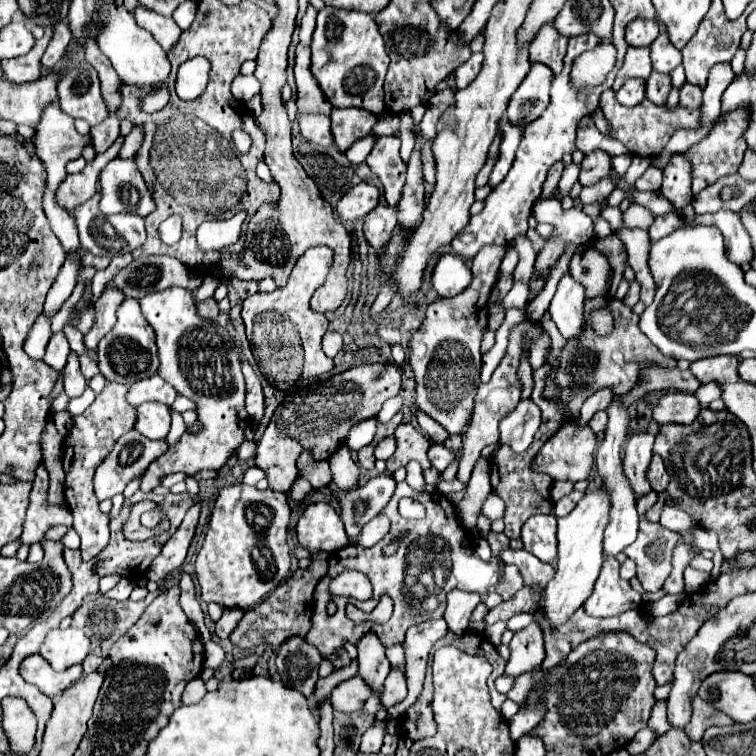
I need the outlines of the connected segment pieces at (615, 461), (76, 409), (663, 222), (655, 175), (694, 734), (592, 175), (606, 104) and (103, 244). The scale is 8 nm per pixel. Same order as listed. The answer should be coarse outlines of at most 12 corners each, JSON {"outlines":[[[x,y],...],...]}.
{"outlines":[[[608,407],[606,437],[596,455],[600,487],[610,493],[604,555],[636,539],[638,511],[620,447],[628,411]],[[86,387],[80,397],[70,399],[68,413],[84,413],[94,399],[90,387]],[[676,213],[656,217],[650,241],[662,239],[682,227]],[[650,165],[634,183],[640,191],[660,190],[663,170]],[[702,699],[692,701],[692,721],[686,725],[690,739],[700,741],[712,725],[734,721]],[[592,151],[580,165],[582,185],[594,185],[608,177],[612,157]],[[612,89],[600,109],[614,139],[632,155],[656,157],[676,129],[696,129],[700,111],[644,99],[616,101]],[[100,189],[74,209],[92,255],[132,253],[146,241],[144,219],[104,215]]]}

